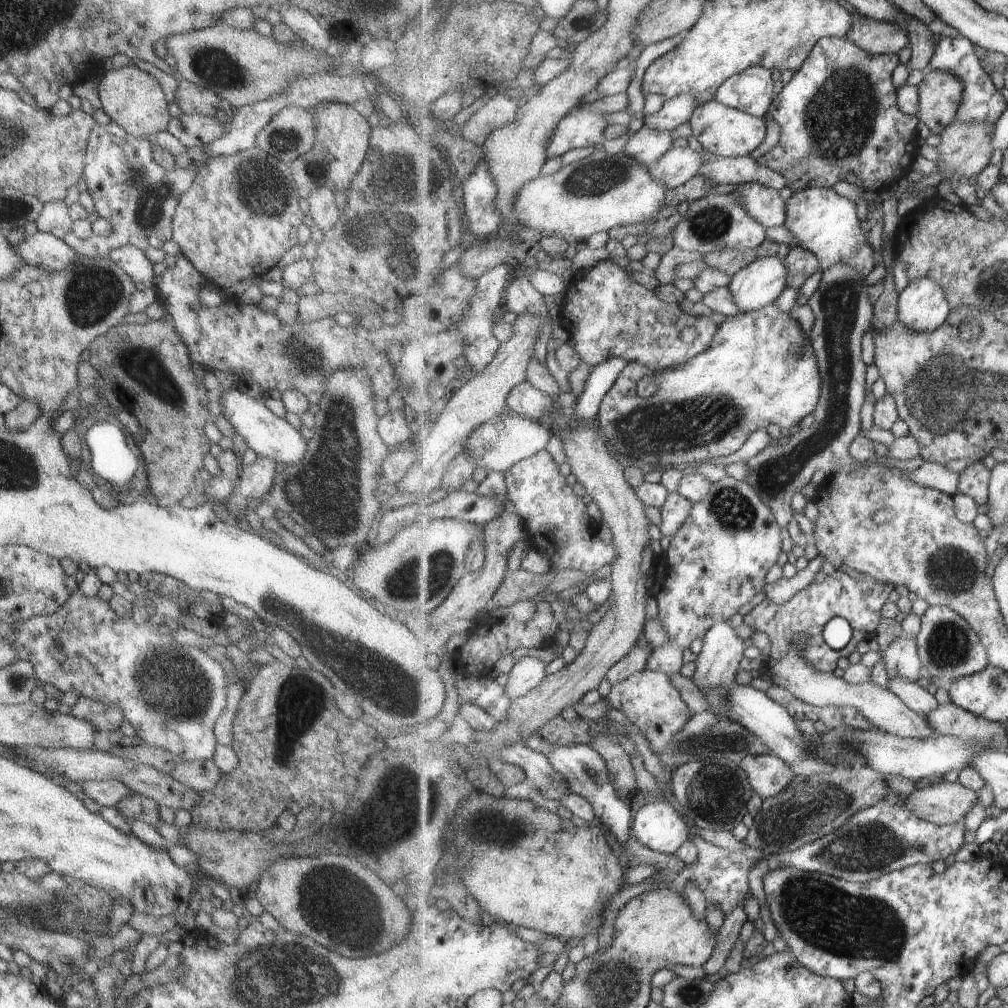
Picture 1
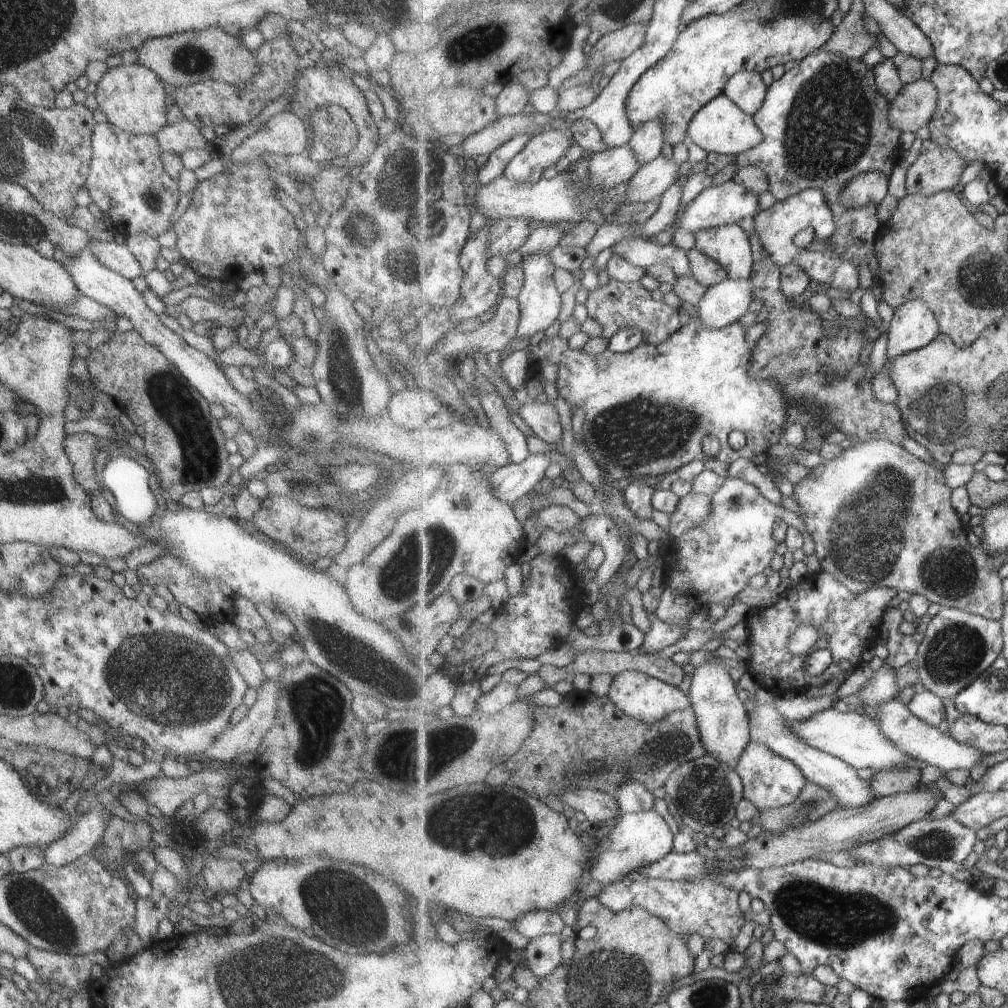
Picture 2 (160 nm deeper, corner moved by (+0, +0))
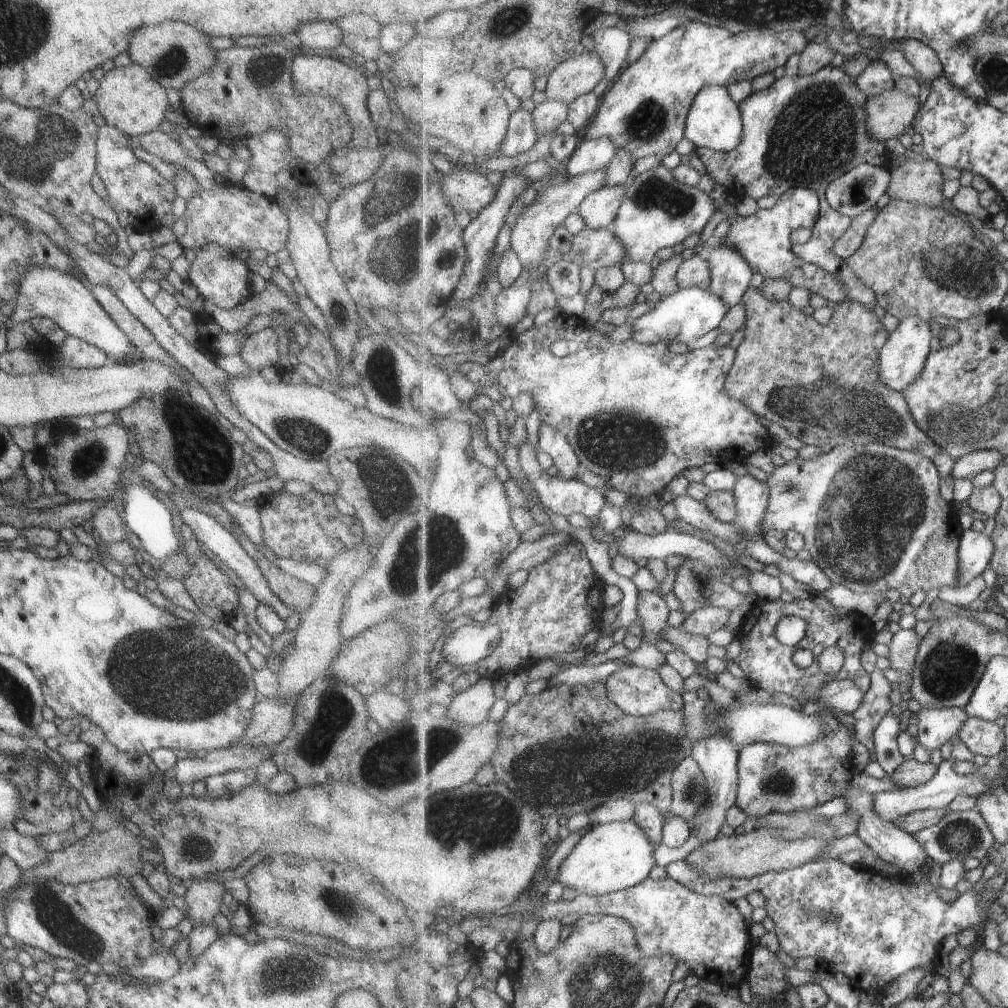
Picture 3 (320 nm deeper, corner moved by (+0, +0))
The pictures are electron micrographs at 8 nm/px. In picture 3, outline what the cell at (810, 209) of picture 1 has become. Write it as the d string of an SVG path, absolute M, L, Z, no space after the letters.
M795 187L779 196L777 203L770 209L759 209L746 217L733 216L729 232L723 239L745 257L754 272L764 279L783 279L793 287L806 288L813 294L819 294L824 300L835 303L845 302L848 298L842 283L815 263L803 260L795 251L792 240L793 230L806 227L814 228L821 213L821 198L815 190L807 187Z

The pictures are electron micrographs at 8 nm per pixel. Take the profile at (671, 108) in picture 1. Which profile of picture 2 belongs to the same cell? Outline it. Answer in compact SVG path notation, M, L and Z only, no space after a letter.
M651 121L634 132L628 145L639 155L639 160L644 165L662 153L665 142L664 126L659 121Z

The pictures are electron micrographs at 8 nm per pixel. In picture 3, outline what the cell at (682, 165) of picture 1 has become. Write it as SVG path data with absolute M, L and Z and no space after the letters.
M628 181L625 185L618 187L605 187L603 189L596 190L585 198L585 200L580 204L580 208L578 210L578 214L581 216L585 226L595 230L613 230L616 218L618 217L620 204L622 203L624 194L626 193L626 186L629 183L630 182Z

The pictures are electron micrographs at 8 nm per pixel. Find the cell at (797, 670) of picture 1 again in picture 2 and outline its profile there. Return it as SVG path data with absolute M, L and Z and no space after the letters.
M899 698L891 699L877 706L880 718L879 726L889 739L902 747L902 750L906 751L915 761L927 762L929 765L935 765L946 772L953 769L971 770L973 766L980 764L983 754L987 754L972 746L960 743L950 734L943 734L937 727L931 726L922 718L915 716L908 706L899 701Z

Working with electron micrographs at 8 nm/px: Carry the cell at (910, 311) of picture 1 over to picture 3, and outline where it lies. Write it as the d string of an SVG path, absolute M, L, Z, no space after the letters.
M909 317L899 322L899 326L890 335L887 344L880 352L879 365L882 381L893 390L904 392L922 374L931 352L934 334L927 320Z

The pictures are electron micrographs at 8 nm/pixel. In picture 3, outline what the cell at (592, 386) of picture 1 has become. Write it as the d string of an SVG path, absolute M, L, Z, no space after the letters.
M682 288L673 294L660 298L655 306L638 319L633 320L633 335L638 343L667 343L669 345L689 344L705 336L707 332L717 329L717 324L723 320L728 308L726 302L708 288Z

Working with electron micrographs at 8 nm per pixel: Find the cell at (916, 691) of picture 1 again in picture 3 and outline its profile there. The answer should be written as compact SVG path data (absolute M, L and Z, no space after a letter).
M963 707L922 708L916 715L919 723L917 741L929 751L954 739L970 717Z

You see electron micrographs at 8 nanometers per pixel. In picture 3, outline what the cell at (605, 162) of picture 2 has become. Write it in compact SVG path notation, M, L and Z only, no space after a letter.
M601 169L591 173L577 175L566 180L555 179L544 185L537 198L519 215L515 226L511 230L510 244L516 254L521 258L525 268L534 276L532 281L532 297L527 304L527 312L531 315L539 314L545 308L556 308L558 296L548 281L549 267L544 262L544 256L549 239L559 225L564 224L567 216L578 212L580 204L591 193L605 188L606 170Z

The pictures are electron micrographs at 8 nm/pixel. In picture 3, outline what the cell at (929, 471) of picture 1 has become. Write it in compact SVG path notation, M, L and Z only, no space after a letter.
M985 449L969 453L955 461L951 476L954 479L973 480L980 472L995 471L1001 464L1003 455L997 449Z

